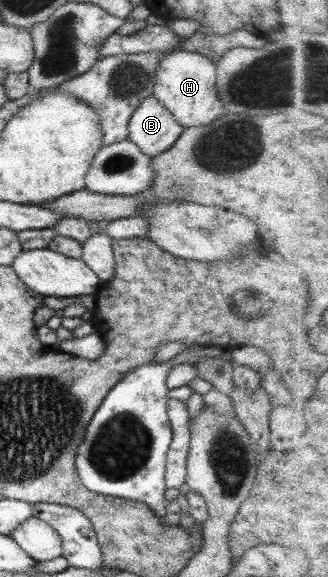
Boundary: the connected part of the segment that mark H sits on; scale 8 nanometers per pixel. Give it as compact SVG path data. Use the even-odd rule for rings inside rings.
M172 50L163 55L162 61L155 66L153 77L152 96L154 96L173 116L174 119L184 128L198 127L209 124L220 115L225 114L225 109L217 100L215 90L215 64L204 54L184 50Z

